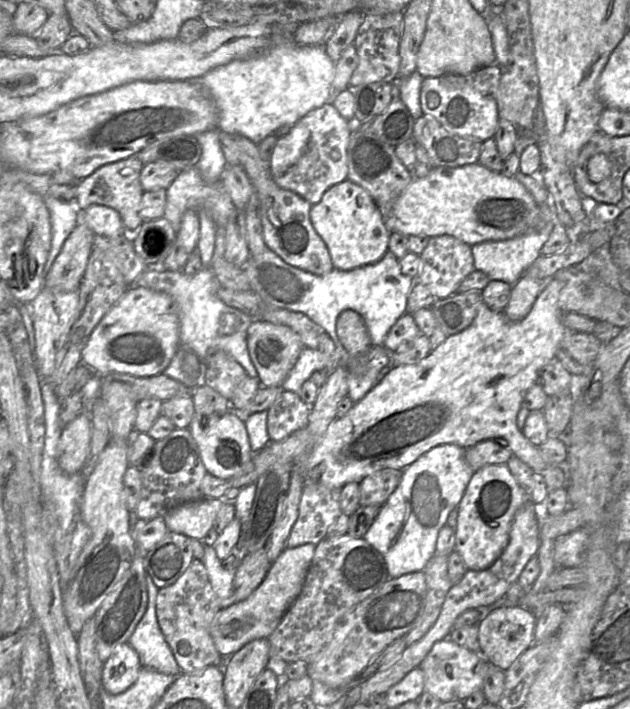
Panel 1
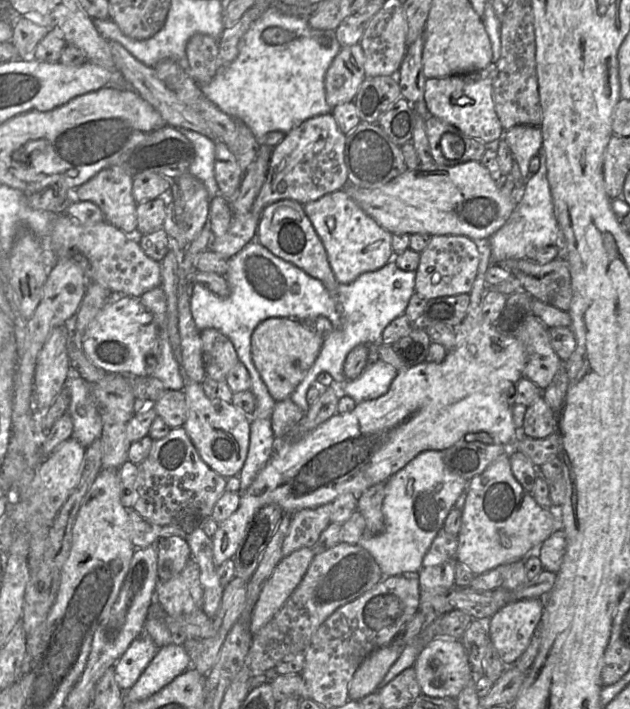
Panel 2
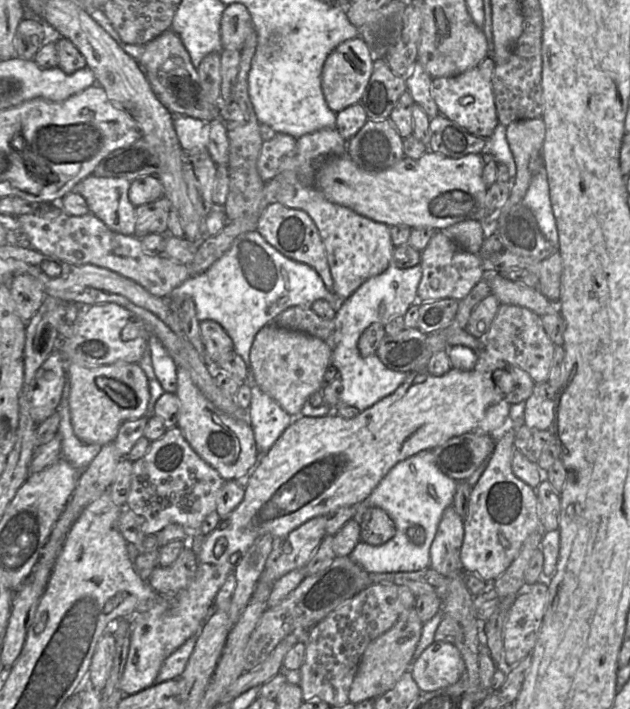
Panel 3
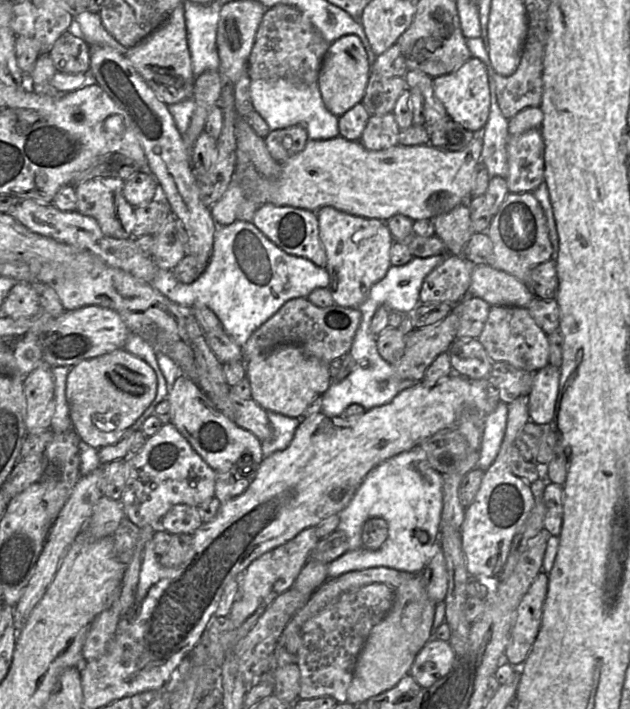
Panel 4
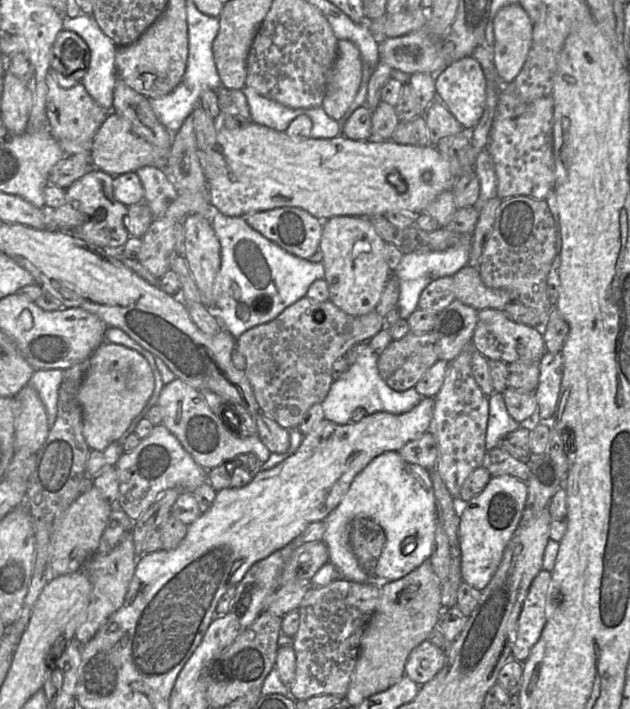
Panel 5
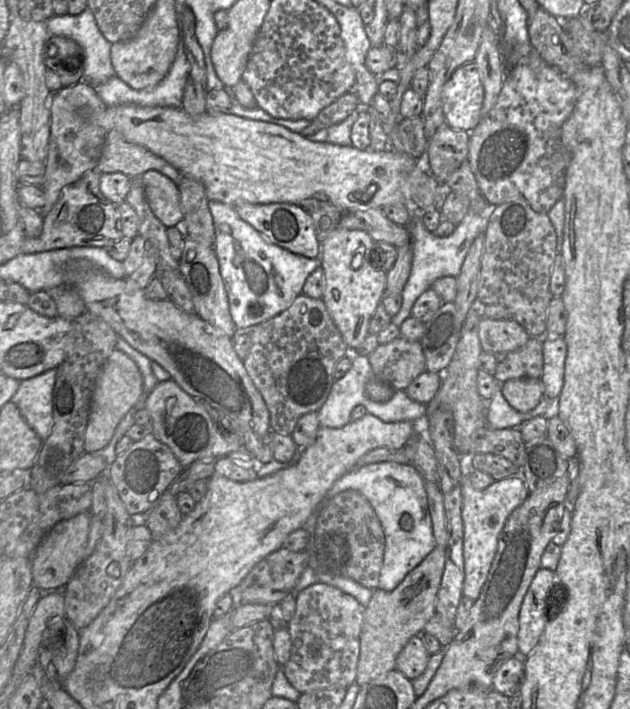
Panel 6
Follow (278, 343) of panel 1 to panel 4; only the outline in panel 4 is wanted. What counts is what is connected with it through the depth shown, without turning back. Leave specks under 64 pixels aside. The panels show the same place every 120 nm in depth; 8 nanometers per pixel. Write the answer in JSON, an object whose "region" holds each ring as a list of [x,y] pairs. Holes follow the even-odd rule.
{"region":[[[281,345],[267,355],[259,355],[246,363],[251,396],[263,409],[289,417],[301,418],[307,406],[331,386],[329,364],[306,354],[295,345]]]}

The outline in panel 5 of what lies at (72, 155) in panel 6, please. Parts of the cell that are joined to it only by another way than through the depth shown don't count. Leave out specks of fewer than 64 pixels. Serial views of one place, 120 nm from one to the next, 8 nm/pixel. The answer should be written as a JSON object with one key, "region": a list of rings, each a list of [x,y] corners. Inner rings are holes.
{"region":[[[50,71],[46,77],[48,88],[46,111],[49,131],[65,155],[90,153],[98,129],[110,115],[112,109],[99,105],[87,92],[82,82],[69,89],[61,88]]]}

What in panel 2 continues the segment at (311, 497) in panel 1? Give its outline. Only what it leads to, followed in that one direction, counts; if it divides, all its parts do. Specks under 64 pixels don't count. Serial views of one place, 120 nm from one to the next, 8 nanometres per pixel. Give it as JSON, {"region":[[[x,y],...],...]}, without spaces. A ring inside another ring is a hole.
{"region":[[[327,503],[293,513],[288,533],[283,541],[282,556],[286,557],[301,548],[312,548],[331,523],[331,510],[332,503]]]}

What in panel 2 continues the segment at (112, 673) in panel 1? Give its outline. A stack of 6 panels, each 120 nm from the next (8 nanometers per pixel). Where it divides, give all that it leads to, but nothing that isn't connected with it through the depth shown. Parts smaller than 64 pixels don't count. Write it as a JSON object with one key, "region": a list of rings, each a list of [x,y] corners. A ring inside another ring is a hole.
{"region":[[[145,633],[137,637],[114,664],[115,680],[122,691],[130,689],[160,648]]]}

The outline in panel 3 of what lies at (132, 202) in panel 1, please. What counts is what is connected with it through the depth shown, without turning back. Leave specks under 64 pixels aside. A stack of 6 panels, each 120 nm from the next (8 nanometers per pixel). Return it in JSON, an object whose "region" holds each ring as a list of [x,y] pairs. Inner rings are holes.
{"region":[[[91,174],[80,181],[74,191],[86,200],[90,212],[111,230],[134,235],[136,207],[129,200],[130,182]]]}

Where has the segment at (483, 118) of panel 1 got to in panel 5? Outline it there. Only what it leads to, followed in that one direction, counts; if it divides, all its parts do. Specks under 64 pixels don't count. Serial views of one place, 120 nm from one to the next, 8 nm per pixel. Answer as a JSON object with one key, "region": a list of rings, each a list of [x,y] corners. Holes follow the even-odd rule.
{"region":[[[465,57],[449,64],[435,74],[436,98],[438,98],[463,127],[470,132],[483,115],[486,103],[486,77],[480,64],[471,57]]]}

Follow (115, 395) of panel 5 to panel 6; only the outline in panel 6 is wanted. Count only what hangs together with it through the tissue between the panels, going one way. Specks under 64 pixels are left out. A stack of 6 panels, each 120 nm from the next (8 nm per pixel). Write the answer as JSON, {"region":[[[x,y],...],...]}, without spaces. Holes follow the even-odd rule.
{"region":[[[115,348],[103,364],[92,393],[90,411],[85,429],[85,452],[103,449],[111,440],[114,431],[141,396],[143,378],[136,363],[124,352]]]}

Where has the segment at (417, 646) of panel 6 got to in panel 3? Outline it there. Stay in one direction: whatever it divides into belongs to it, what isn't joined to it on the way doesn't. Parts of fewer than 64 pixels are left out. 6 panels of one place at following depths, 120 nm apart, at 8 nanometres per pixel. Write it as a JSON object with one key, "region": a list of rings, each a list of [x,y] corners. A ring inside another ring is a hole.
{"region":[[[434,640],[413,661],[410,671],[421,692],[432,692],[460,680],[463,660],[454,643]]]}

